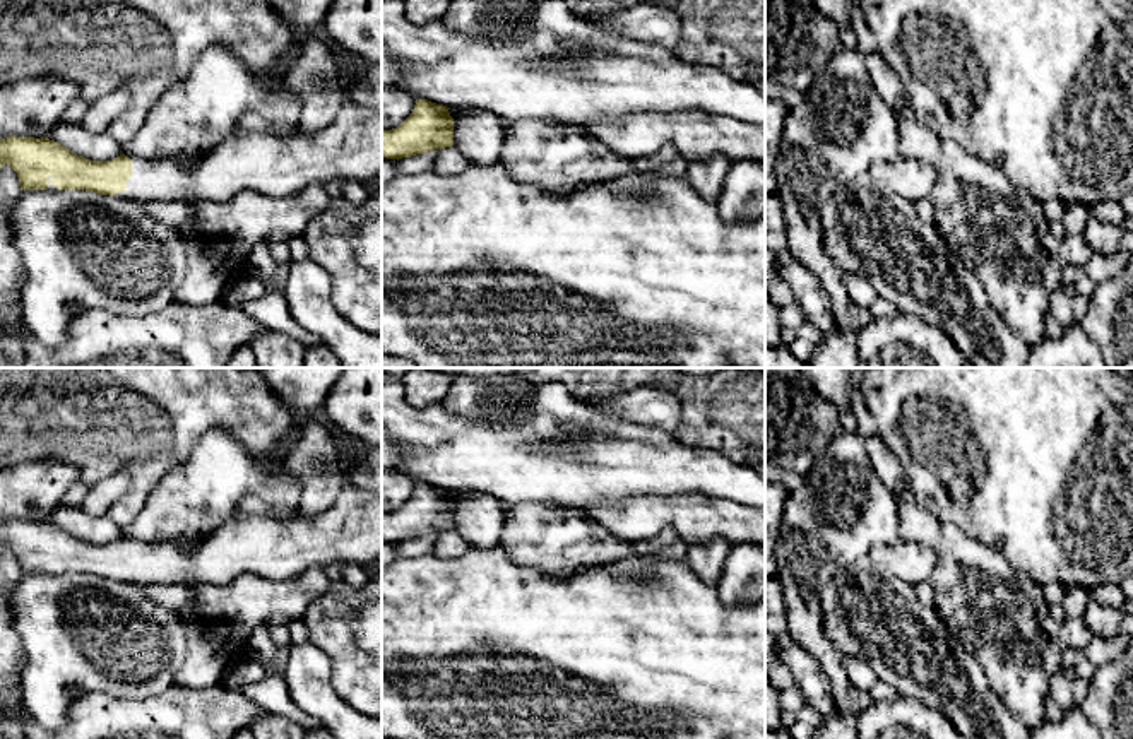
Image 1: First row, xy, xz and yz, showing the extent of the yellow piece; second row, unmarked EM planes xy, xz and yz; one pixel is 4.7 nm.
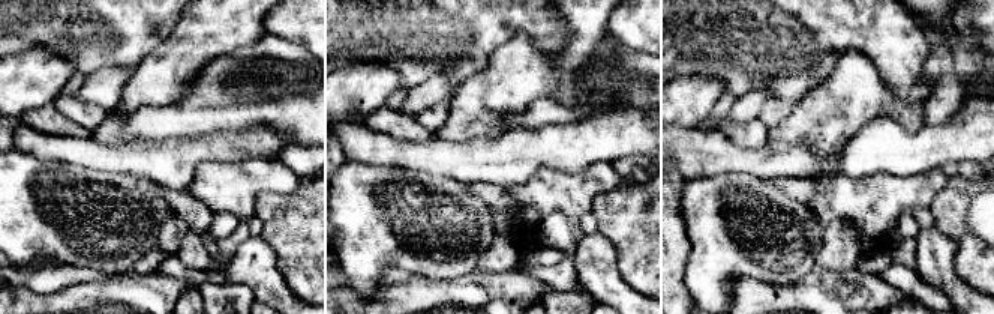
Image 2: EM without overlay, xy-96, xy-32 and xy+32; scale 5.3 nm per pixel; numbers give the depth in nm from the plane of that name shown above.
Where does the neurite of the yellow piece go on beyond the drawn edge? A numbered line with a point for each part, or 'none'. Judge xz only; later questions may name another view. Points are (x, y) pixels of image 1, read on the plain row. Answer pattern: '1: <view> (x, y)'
none

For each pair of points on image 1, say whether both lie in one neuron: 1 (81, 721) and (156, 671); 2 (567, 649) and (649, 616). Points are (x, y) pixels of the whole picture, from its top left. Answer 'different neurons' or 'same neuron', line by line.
1: different neurons
2: same neuron

